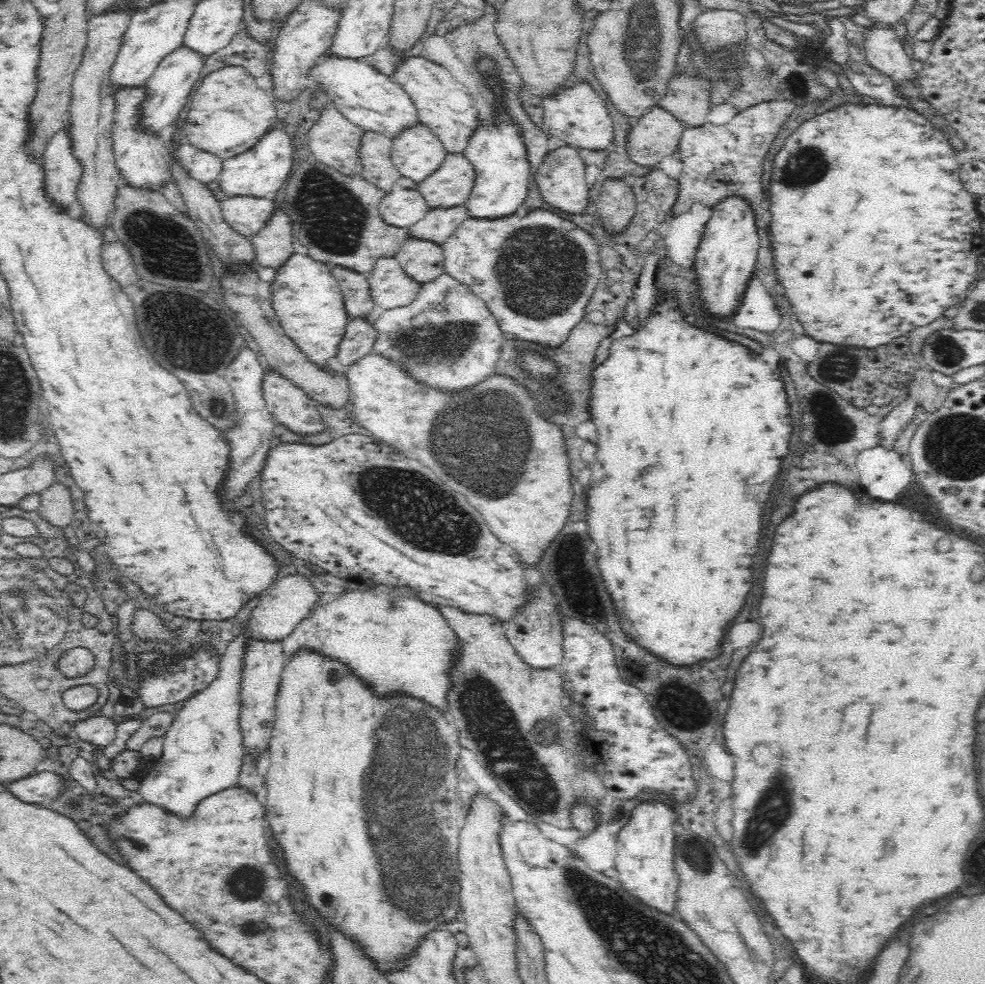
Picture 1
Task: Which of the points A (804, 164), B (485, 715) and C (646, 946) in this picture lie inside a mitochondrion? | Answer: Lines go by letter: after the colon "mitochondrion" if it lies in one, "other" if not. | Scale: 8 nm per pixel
A: mitochondrion
B: mitochondrion
C: mitochondrion

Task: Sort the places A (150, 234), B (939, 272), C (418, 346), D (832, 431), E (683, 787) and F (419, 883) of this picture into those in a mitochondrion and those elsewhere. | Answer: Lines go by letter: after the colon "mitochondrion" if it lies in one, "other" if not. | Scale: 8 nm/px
A: mitochondrion
B: other
C: mitochondrion
D: mitochondrion
E: other
F: mitochondrion

